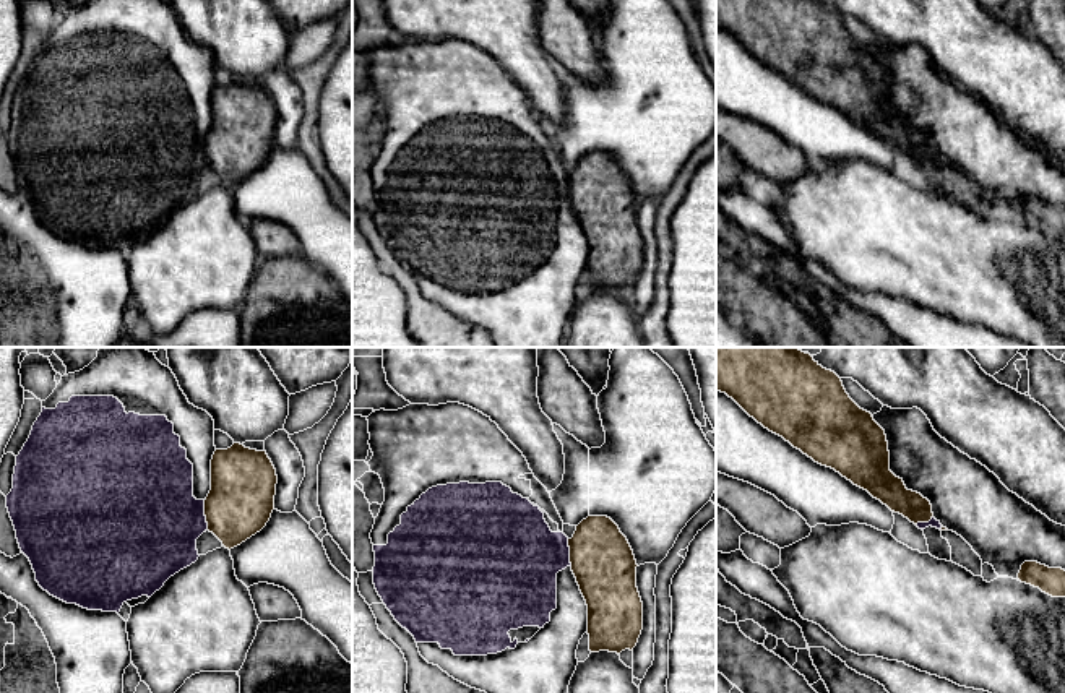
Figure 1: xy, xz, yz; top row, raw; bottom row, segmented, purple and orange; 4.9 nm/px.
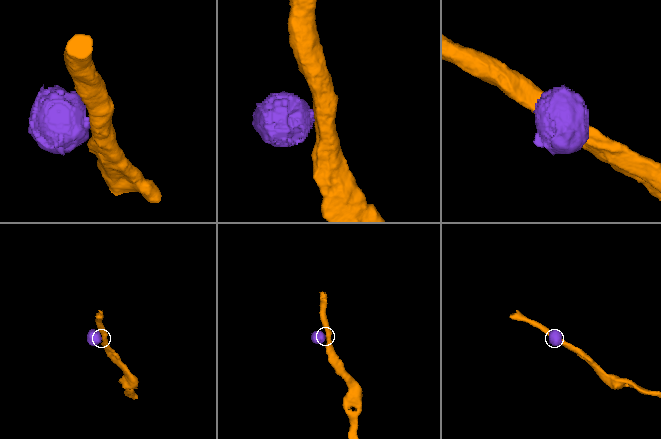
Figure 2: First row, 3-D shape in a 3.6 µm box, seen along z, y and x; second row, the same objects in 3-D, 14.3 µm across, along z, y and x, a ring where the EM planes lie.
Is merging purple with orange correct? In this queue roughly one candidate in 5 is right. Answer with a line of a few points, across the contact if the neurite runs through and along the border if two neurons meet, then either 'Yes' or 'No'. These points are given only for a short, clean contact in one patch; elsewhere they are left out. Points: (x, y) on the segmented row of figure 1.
No

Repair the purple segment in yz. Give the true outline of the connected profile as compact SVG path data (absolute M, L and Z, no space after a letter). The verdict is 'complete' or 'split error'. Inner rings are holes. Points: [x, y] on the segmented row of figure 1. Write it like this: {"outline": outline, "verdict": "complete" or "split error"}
{"outline": "M883 406L872 417L885 430L890 471L904 482L908 490L921 493L932 505L932 519L917 523L919 529L932 526L956 532L981 557L982 565L992 565L998 576L1018 579L1024 562L1065 570L1065 526L1050 521L1010 492L985 466L942 438L921 409Z", "verdict": "split error"}

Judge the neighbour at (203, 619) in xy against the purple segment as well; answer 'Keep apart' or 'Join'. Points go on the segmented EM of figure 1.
Keep apart

